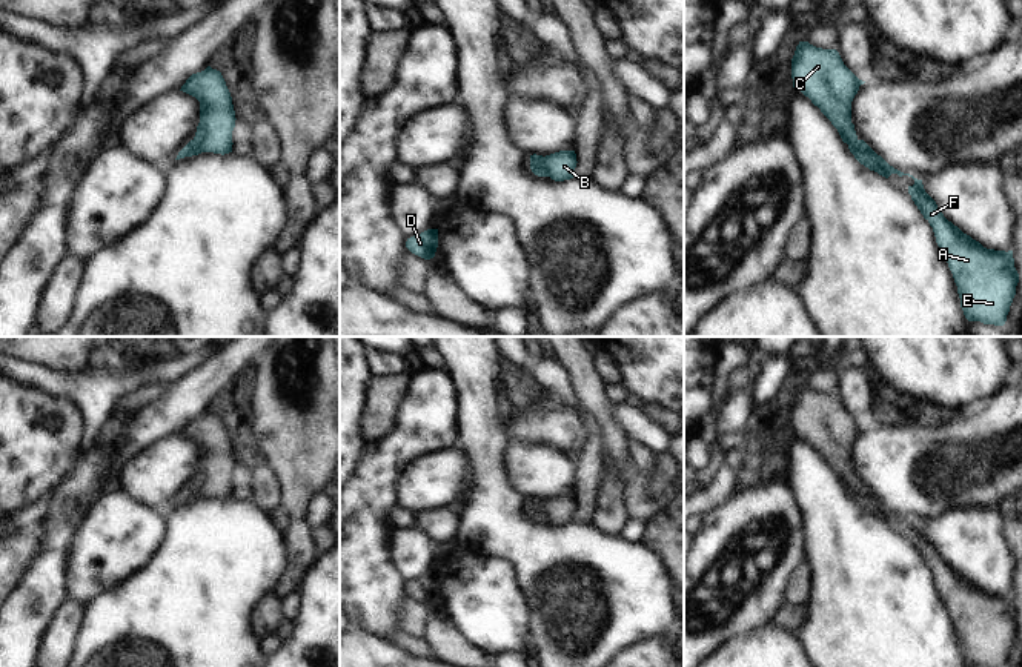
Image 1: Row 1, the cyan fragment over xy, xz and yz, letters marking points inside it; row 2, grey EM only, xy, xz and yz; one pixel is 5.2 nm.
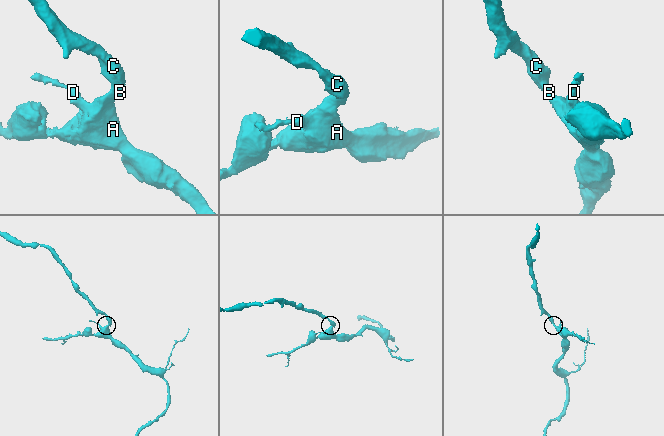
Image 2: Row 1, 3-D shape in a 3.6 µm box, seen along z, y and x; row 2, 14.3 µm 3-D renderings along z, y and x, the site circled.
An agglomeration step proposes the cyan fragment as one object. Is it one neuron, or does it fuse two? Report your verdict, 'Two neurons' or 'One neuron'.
One neuron.

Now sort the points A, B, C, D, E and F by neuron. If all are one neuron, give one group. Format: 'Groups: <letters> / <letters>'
Groups: A B C D E F.

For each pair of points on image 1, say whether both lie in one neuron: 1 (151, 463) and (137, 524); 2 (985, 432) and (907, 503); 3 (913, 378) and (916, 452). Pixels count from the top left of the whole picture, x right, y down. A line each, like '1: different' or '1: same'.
1: different
2: same
3: different

